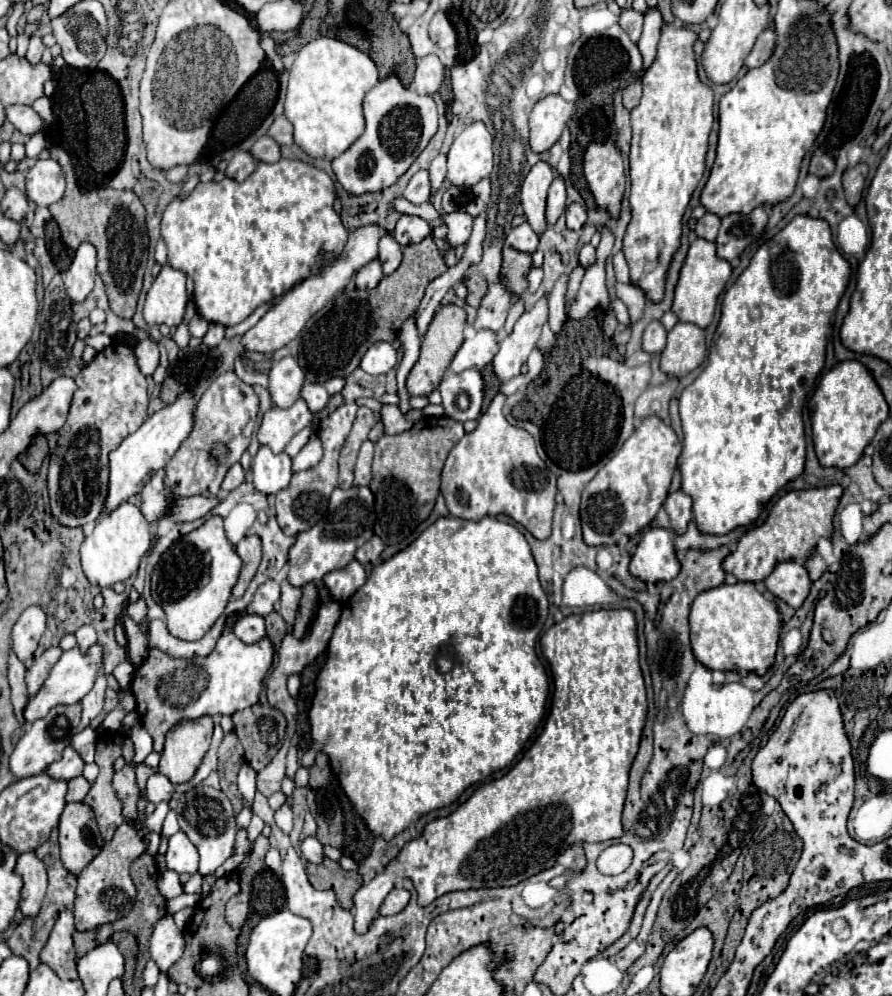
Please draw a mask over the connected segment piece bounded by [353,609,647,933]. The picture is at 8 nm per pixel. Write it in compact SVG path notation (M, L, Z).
M599 609L599 611L587 611L581 615L567 615L561 623L555 623L549 631L543 633L541 637L541 649L545 659L551 665L553 671L553 683L555 683L555 697L553 697L553 707L549 711L549 717L545 721L545 727L541 731L541 735L535 739L535 743L525 751L525 755L519 759L519 763L515 763L511 767L509 773L505 773L499 779L493 779L485 785L481 785L479 789L475 789L471 793L471 797L461 803L449 817L443 819L433 819L425 825L423 833L417 839L411 839L409 843L405 843L405 847L399 851L397 857L393 857L385 869L375 875L369 883L361 885L361 889L355 893L353 901L355 901L355 931L357 933L365 933L369 923L379 915L379 905L383 903L383 899L387 897L387 893L395 887L397 879L411 879L415 889L417 889L417 903L421 907L427 907L429 903L433 903L437 897L451 893L451 891L467 891L467 889L493 889L493 887L511 887L517 885L545 869L551 869L557 863L557 857L563 855L565 849L569 849L573 843L597 843L597 841L609 841L609 839L619 839L623 835L623 827L621 827L621 813L623 813L623 803L625 803L625 795L627 795L627 779L629 779L629 767L633 763L633 757L637 753L639 741L641 741L641 731L645 725L645 717L647 717L647 697L645 697L645 685L643 685L643 675L639 669L639 659L637 659L637 623L635 623L635 615L629 609Z

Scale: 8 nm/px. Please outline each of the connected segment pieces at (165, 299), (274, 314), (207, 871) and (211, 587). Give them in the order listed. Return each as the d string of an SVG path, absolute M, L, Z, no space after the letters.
M169 265L161 267L161 273L147 291L147 299L143 305L143 317L147 325L175 327L181 323L187 307L185 281L185 273L171 269Z
M377 225L357 227L355 231L349 231L349 241L347 241L343 253L341 253L337 259L333 259L333 263L327 263L327 265L321 269L319 275L311 275L309 279L301 281L301 283L295 285L291 291L287 291L285 297L281 299L281 303L275 305L275 307L271 307L271 309L259 319L259 323L257 323L255 327L251 327L251 329L243 335L243 339L241 339L243 347L245 347L247 351L273 353L273 351L285 347L289 341L293 341L293 339L303 331L305 323L307 323L319 309L323 309L323 305L325 305L337 291L341 291L341 289L349 283L351 275L353 275L359 267L363 267L365 263L369 263L369 261L373 261L373 259L377 257L377 243L379 243L379 239L383 237L383 233L385 233L385 231L379 229Z
M205 785L193 787L183 797L185 797L185 803L181 803L177 809L179 825L181 825L181 831L197 847L197 851L201 855L197 873L205 877L205 875L211 875L219 865L223 865L233 851L233 843L235 843L233 809L231 809L229 799L223 795L223 791L217 791L217 789L205 787Z
M211 517L199 529L183 535L181 547L205 547L205 555L209 555L209 571L205 571L205 579L201 579L201 583L197 583L193 591L185 591L181 599L169 599L169 603L161 603L161 607L167 615L167 631L173 637L183 639L183 641L197 641L205 635L205 631L209 631L209 627L223 613L231 597L231 589L239 577L241 559L235 553L235 547L225 537L221 517Z

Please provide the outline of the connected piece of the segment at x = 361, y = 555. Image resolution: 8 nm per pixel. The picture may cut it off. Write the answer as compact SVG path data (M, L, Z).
M373 535L369 541L365 541L365 543L357 549L355 559L357 559L359 563L363 563L363 565L365 565L365 563L373 563L373 561L379 559L383 547L385 547L385 543L383 543L377 535Z

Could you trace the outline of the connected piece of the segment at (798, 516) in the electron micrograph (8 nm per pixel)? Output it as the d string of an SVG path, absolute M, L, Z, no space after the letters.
M839 485L823 487L823 489L803 489L803 491L789 491L785 493L771 509L767 521L763 525L747 531L739 541L737 549L731 551L721 567L727 573L733 573L739 581L753 581L761 583L777 563L797 559L805 561L811 551L815 549L821 537L831 537L833 531L833 513L837 503L843 495Z

